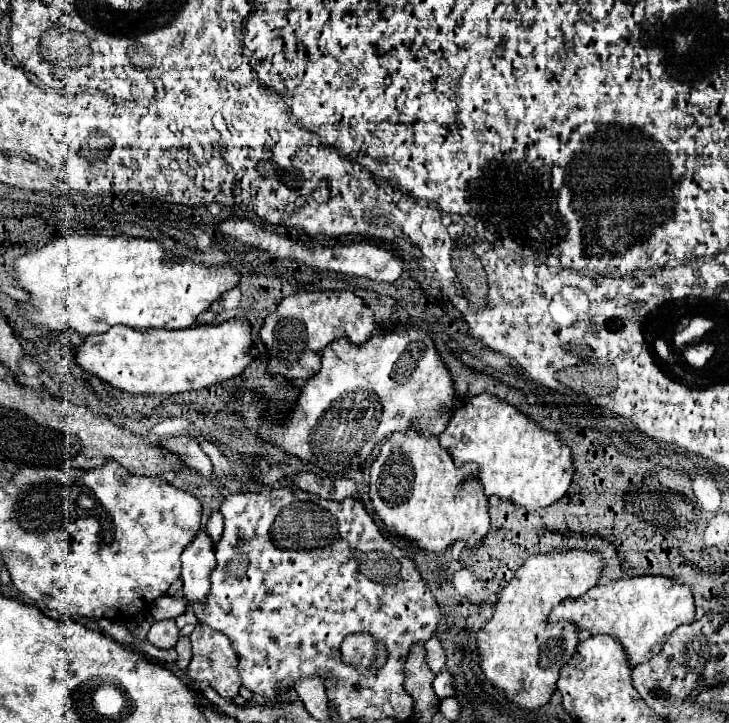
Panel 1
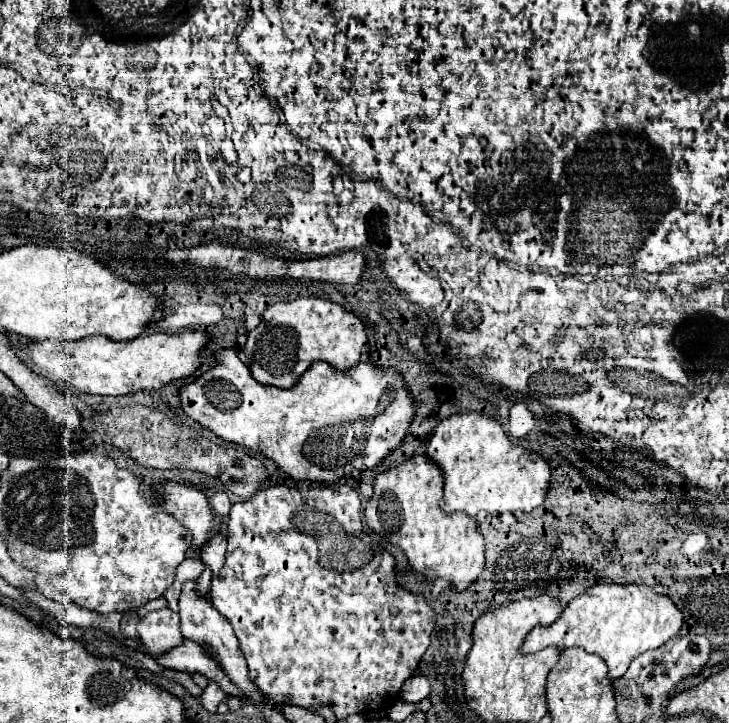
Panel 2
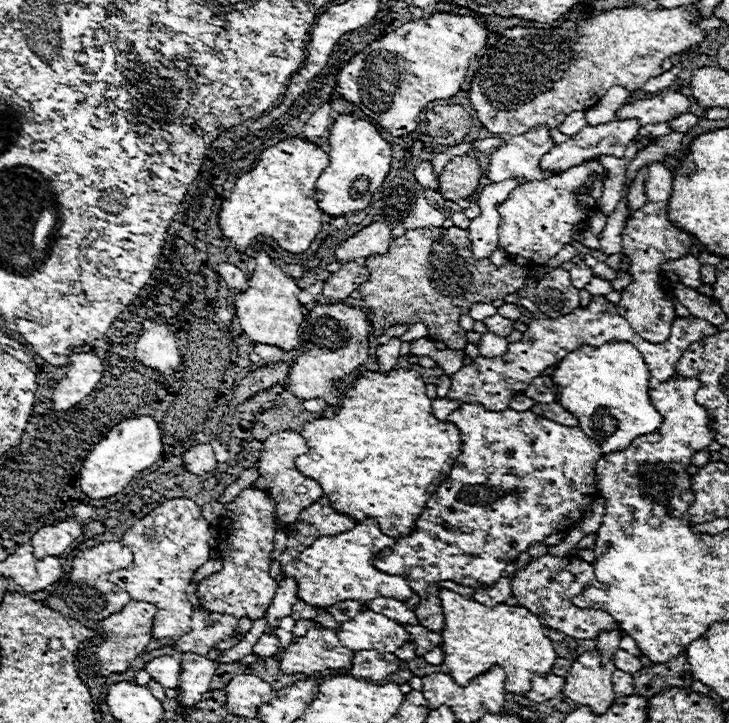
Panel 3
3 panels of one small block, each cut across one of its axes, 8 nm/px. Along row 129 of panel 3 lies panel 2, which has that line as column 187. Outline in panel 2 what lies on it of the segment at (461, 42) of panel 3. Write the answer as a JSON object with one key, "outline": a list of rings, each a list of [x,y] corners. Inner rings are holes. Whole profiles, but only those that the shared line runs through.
{"outline":[[[236,348],[216,350],[214,360],[216,366],[198,376],[192,384],[180,388],[178,398],[182,412],[222,440],[274,460],[286,476],[296,482],[338,482],[354,470],[378,468],[380,462],[400,446],[414,416],[414,400],[406,392],[402,376],[394,370],[374,368],[370,362],[360,362],[348,372],[338,372],[326,362],[314,362],[292,388],[282,390],[258,384],[250,376],[248,366],[236,356]]]}

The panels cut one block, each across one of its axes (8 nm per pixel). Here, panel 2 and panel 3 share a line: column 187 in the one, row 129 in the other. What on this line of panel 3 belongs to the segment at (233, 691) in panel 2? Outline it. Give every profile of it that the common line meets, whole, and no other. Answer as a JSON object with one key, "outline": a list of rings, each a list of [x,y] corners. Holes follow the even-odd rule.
{"outline":[[[666,122],[642,126],[638,132],[638,136],[644,136],[644,138],[662,138],[662,136],[668,136],[668,134],[672,134],[672,128]]]}

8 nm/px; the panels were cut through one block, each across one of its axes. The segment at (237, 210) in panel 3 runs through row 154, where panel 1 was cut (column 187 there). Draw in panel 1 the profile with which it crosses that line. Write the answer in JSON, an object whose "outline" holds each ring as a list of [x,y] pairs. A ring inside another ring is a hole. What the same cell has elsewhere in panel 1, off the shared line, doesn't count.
{"outline":[[[62,236],[36,252],[20,256],[14,268],[20,288],[30,294],[30,302],[26,302],[28,310],[22,314],[32,324],[42,324],[50,330],[74,328],[84,336],[108,332],[116,324],[132,326],[136,330],[192,328],[202,312],[206,312],[224,292],[236,288],[240,282],[240,272],[232,266],[208,268],[190,260],[170,260],[160,242],[132,236]]]}

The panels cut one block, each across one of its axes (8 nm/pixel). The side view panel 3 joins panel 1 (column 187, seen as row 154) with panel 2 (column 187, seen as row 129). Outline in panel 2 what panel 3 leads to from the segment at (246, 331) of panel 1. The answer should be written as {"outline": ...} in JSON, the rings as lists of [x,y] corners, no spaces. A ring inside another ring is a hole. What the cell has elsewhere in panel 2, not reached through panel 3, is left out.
{"outline":[[[180,332],[180,334],[140,334],[134,340],[116,342],[106,336],[88,336],[74,342],[42,340],[32,342],[28,348],[28,364],[52,380],[60,380],[66,386],[74,386],[86,394],[124,396],[138,390],[156,390],[172,380],[194,374],[200,366],[198,352],[208,342],[206,332]]]}

